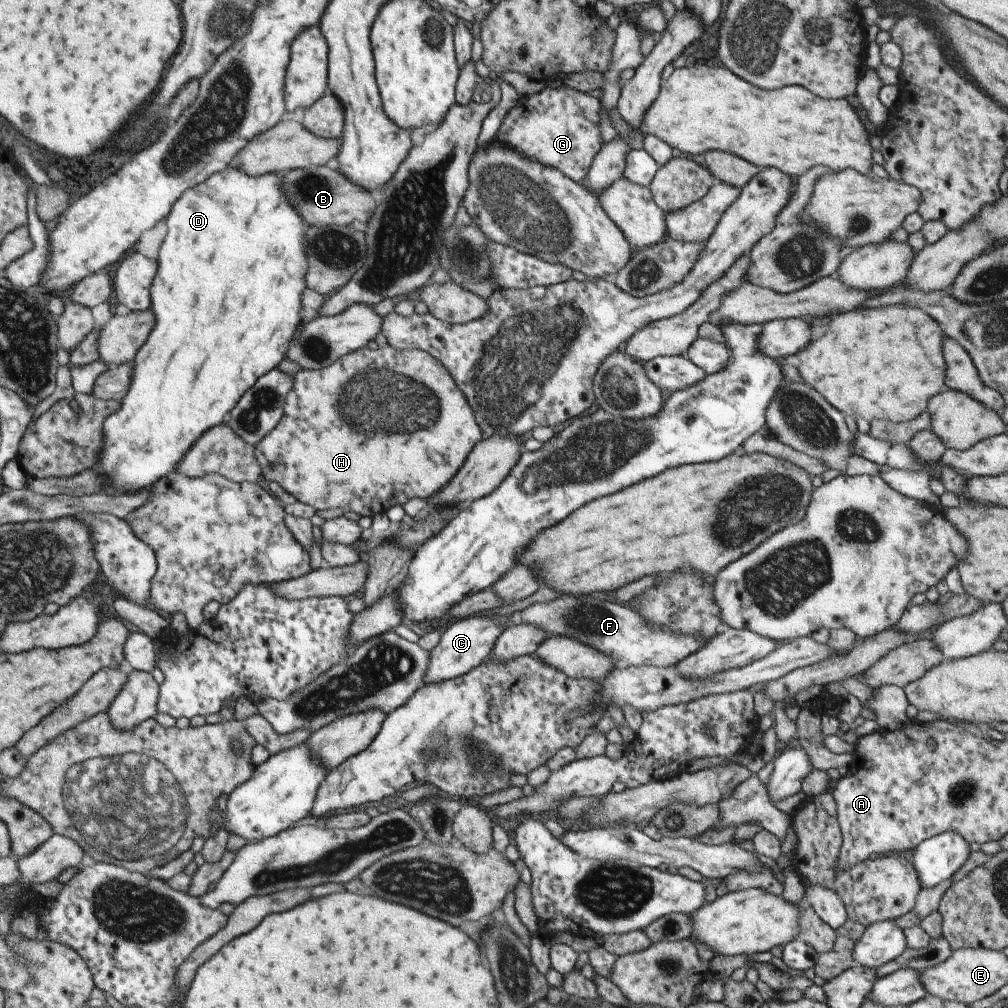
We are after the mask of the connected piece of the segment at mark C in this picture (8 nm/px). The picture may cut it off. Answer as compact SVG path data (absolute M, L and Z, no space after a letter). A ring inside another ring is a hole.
M489 614L468 616L447 624L441 631L439 642L430 650L426 674L422 680L423 685L461 676L481 664L490 656L495 639L504 628Z

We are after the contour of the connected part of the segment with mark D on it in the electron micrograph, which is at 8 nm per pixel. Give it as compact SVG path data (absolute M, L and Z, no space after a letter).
M233 163L225 167L225 170L213 173L203 182L189 187L172 204L171 210L165 217L165 237L156 259L158 271L150 286L150 308L155 314L155 326L149 332L149 338L143 344L143 348L139 348L139 352L135 354L131 388L127 390L127 396L123 398L119 412L107 416L102 424L103 452L101 452L99 466L113 480L111 484L115 484L115 488L127 486L127 490L135 492L135 490L147 488L159 476L171 472L175 464L181 460L179 456L185 454L185 450L193 444L193 440L199 434L203 434L207 428L220 425L223 416L237 404L245 390L253 385L257 378L276 367L286 356L290 340L294 338L295 332L301 326L301 293L307 288L305 284L305 275L308 271L305 228L307 224L303 217L290 203L287 195L284 195L281 174L265 173L251 176Z

